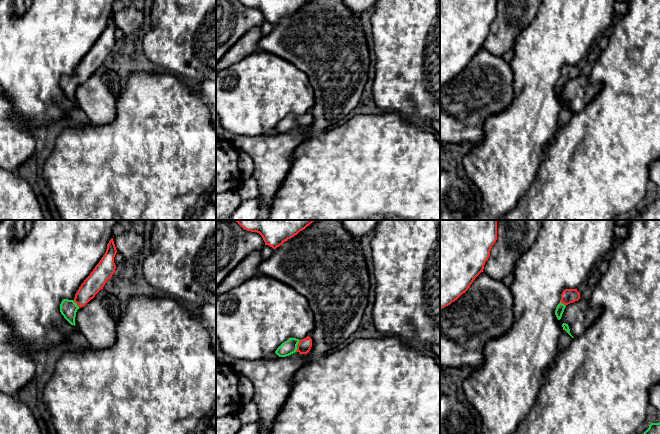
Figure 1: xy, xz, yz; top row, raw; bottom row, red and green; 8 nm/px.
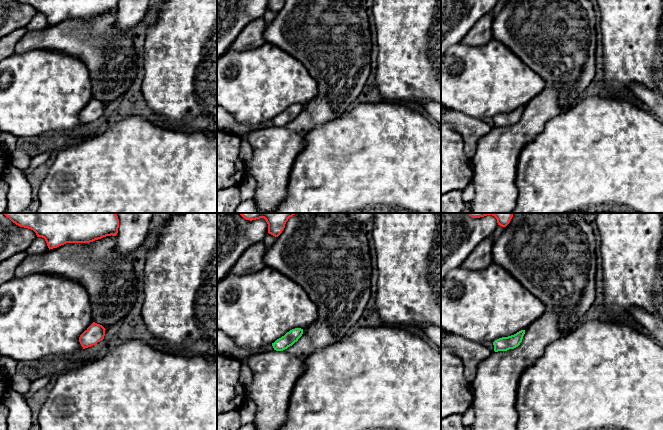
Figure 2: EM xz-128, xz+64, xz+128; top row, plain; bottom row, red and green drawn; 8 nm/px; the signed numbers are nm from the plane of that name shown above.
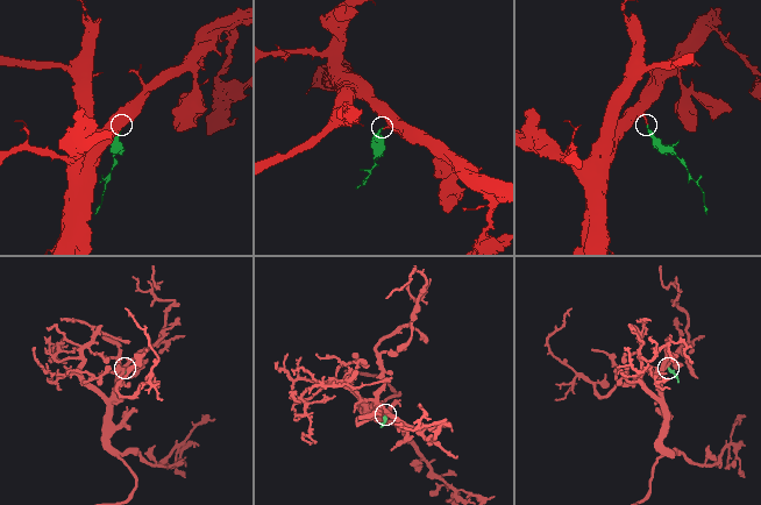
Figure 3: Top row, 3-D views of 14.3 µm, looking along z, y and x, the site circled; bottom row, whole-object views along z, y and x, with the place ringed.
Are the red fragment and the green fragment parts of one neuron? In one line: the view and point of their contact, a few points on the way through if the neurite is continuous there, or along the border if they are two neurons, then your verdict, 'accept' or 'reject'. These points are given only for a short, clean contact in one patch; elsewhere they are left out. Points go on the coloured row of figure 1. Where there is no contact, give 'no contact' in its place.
meets red in xz at (297, 346); runs through xz (304, 345), (297, 346), (288, 347); accept

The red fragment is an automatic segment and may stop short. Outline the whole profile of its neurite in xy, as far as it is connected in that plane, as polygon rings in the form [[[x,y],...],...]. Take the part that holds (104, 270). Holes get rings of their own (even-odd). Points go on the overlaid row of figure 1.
[[[113,238],[107,244],[107,249],[99,263],[90,275],[79,287],[73,300],[64,299],[60,304],[60,312],[64,318],[75,326],[76,312],[85,306],[95,295],[103,289],[105,283],[110,279],[116,269],[114,257],[117,253]]]

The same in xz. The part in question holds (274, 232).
[[[235,220],[244,230],[259,233],[265,245],[276,249],[315,220]]]

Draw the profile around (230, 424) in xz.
[[[228,414],[216,418],[216,434],[236,434],[242,424],[237,414]]]

